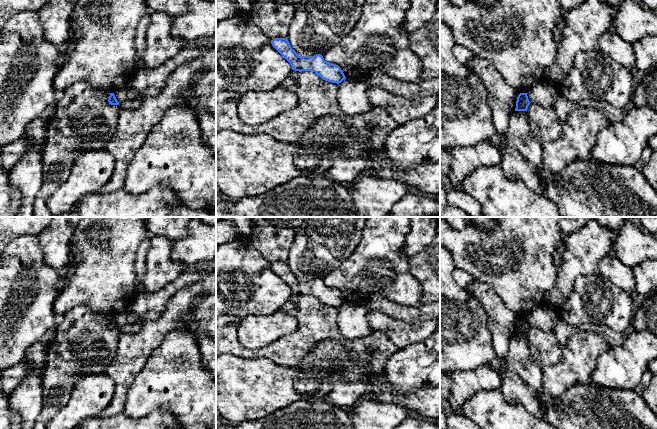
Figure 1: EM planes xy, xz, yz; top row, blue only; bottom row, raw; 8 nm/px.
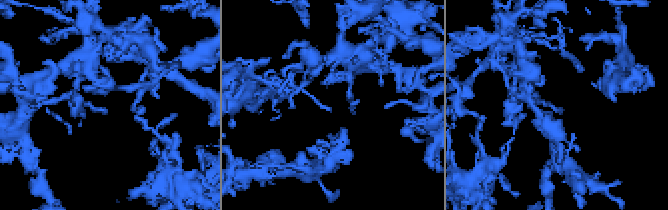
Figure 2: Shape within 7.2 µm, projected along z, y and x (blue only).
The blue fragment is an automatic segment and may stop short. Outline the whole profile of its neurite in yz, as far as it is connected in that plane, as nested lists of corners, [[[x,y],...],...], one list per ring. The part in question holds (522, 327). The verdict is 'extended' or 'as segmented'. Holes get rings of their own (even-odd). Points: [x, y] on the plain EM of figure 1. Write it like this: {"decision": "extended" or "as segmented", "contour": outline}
{"decision": "as segmented", "contour": [[[520,317],[517,321],[515,335],[527,335],[530,327],[527,317]]]}

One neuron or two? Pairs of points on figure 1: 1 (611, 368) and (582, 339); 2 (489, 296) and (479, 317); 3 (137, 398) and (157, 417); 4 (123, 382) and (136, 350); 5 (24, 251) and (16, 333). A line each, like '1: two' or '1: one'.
1: two
2: two
3: two
4: one
5: one

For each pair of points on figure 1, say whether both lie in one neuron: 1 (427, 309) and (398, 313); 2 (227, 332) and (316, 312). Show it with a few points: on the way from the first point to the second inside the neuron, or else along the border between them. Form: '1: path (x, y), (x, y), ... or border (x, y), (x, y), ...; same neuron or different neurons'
1: path (420, 313), (405, 313); same neuron
2: path (247, 353), (283, 352), (299, 337); same neuron

